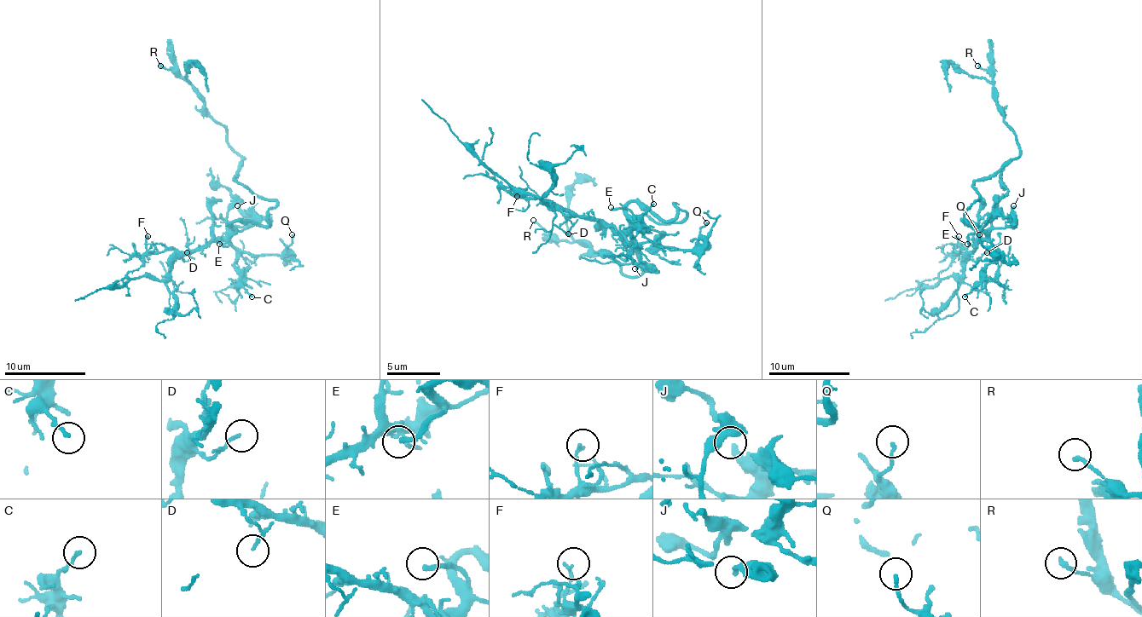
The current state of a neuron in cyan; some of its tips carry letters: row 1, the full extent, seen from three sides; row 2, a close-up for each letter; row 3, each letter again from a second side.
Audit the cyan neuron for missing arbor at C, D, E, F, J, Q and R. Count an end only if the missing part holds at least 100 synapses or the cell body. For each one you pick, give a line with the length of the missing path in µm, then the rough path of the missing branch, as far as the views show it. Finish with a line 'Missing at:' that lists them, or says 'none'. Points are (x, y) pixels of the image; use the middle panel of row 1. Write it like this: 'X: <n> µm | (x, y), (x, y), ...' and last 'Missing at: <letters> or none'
E: 45 µm
Missing at: E

